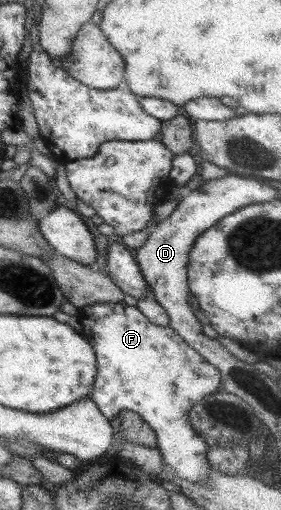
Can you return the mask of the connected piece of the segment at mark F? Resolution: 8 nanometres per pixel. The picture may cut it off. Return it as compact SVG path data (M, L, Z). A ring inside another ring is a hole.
M125 302L117 303L94 303L88 306L82 307L78 310L77 318L79 325L81 325L81 337L87 339L89 345L93 348L95 359L96 359L96 374L92 385L92 390L89 392L88 397L93 401L93 404L97 406L97 410L101 413L101 416L105 416L105 419L111 420L115 415L119 414L119 411L133 411L137 415L141 416L142 421L147 423L153 430L156 437L156 448L160 453L161 469L160 475L162 477L178 477L184 479L189 483L194 481L204 481L210 472L210 465L208 464L206 455L208 452L207 444L201 439L200 435L196 434L193 426L189 423L188 415L189 410L197 401L211 395L217 391L221 391L220 385L220 373L209 365L194 349L191 349L168 325L158 326L157 324L151 323L137 308L125 304Z

